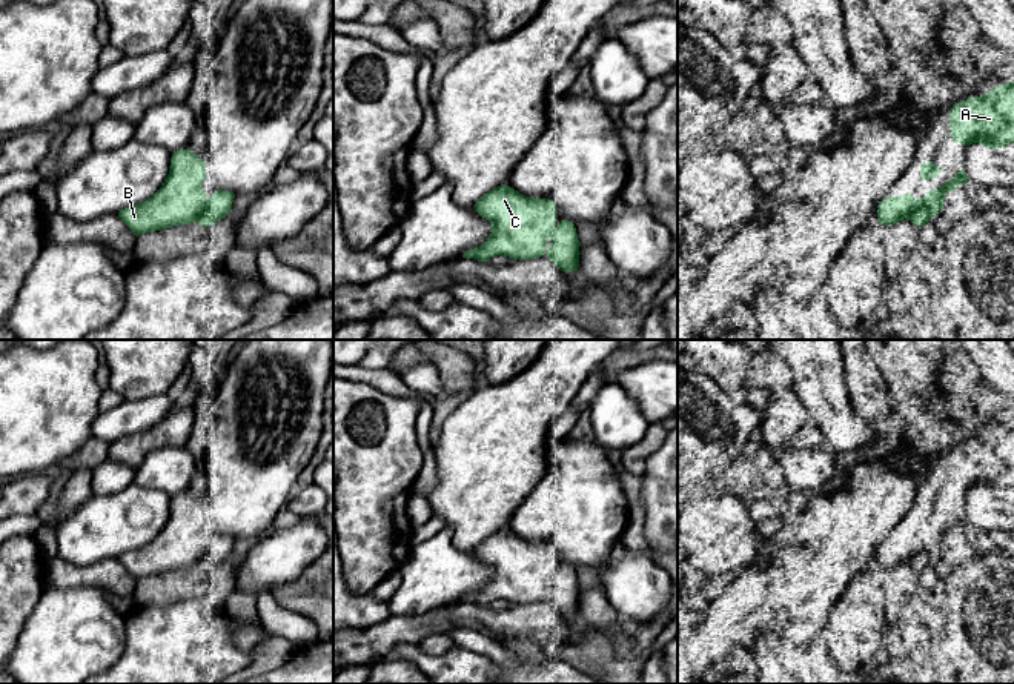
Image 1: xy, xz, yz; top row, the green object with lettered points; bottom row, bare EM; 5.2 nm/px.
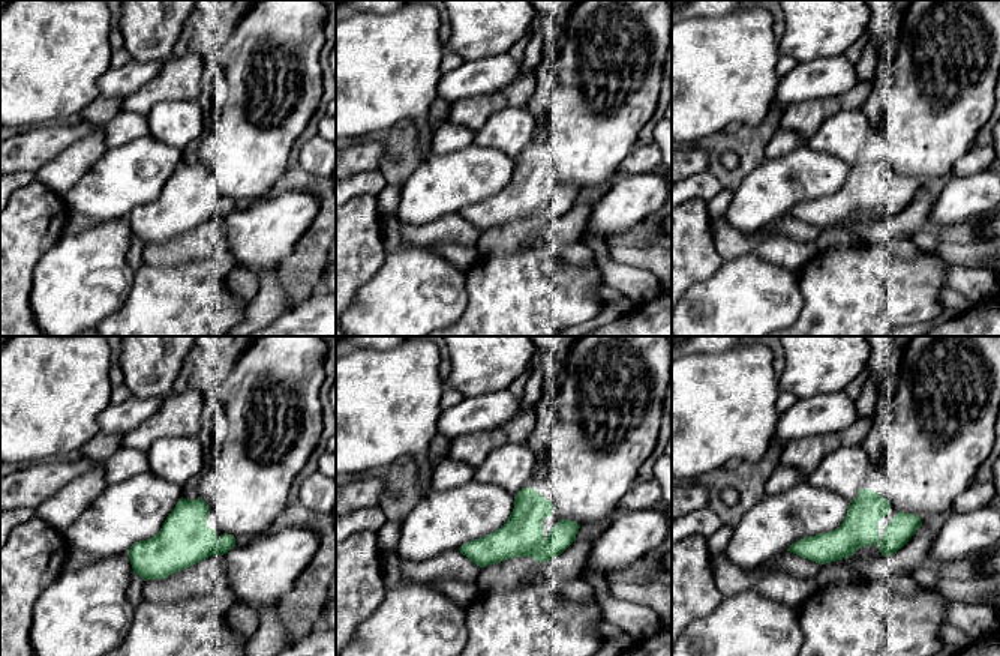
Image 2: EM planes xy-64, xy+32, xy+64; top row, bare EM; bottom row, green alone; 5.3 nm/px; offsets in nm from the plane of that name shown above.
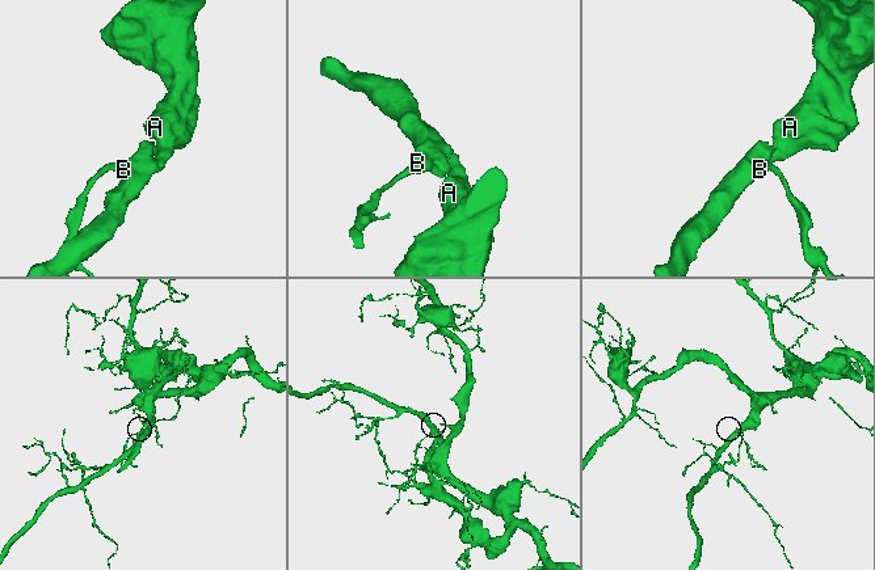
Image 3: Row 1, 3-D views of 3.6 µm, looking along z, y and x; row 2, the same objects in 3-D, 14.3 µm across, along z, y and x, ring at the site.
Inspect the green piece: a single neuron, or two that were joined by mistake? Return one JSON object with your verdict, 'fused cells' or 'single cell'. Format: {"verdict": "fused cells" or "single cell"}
{"verdict": "single cell"}

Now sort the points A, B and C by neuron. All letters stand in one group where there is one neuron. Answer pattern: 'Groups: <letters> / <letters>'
Groups: A B C

